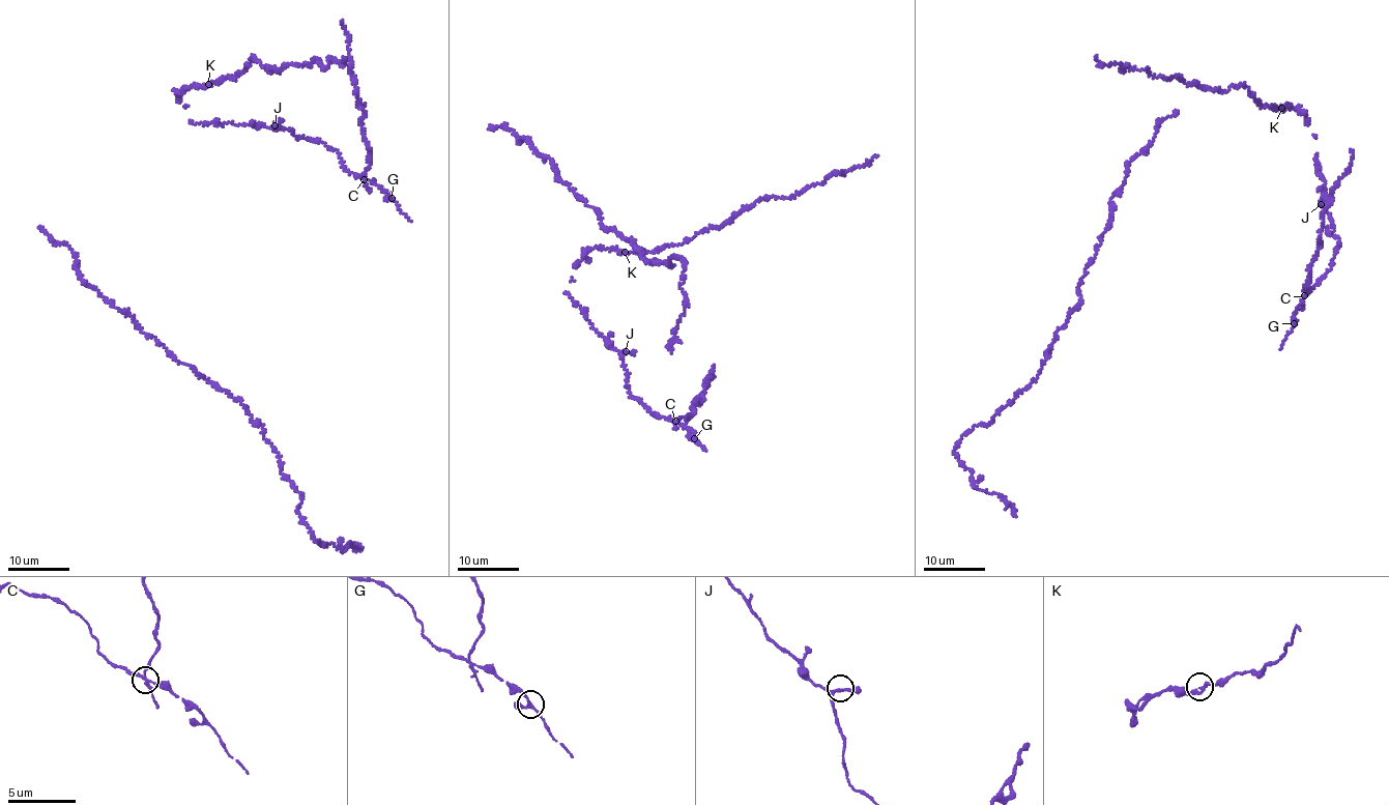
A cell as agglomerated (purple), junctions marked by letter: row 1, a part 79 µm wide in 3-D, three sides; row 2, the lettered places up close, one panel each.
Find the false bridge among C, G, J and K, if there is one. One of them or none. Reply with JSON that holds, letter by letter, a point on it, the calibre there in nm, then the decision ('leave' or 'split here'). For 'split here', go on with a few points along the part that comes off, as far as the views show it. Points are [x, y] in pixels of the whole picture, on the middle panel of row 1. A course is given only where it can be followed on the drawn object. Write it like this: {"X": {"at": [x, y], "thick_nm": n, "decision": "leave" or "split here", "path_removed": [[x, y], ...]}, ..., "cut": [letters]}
{"C": {"at": [675, 421], "thick_nm": 200, "decision": "split here", "path_removed": [[676, 422], [679, 418], [686, 419], [694, 411], [694, 403], [704, 397], [713, 366]]}, "G": {"at": [694, 438], "thick_nm": 190, "decision": "leave"}, "J": {"at": [626, 351], "thick_nm": 200, "decision": "leave"}, "K": {"at": [625, 252], "thick_nm": 240, "decision": "leave"}, "cut": ["C"]}

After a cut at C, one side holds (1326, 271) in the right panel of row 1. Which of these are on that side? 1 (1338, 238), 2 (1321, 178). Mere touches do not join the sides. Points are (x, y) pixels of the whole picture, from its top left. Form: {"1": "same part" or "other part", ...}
{"1": "same part", "2": "same part"}

